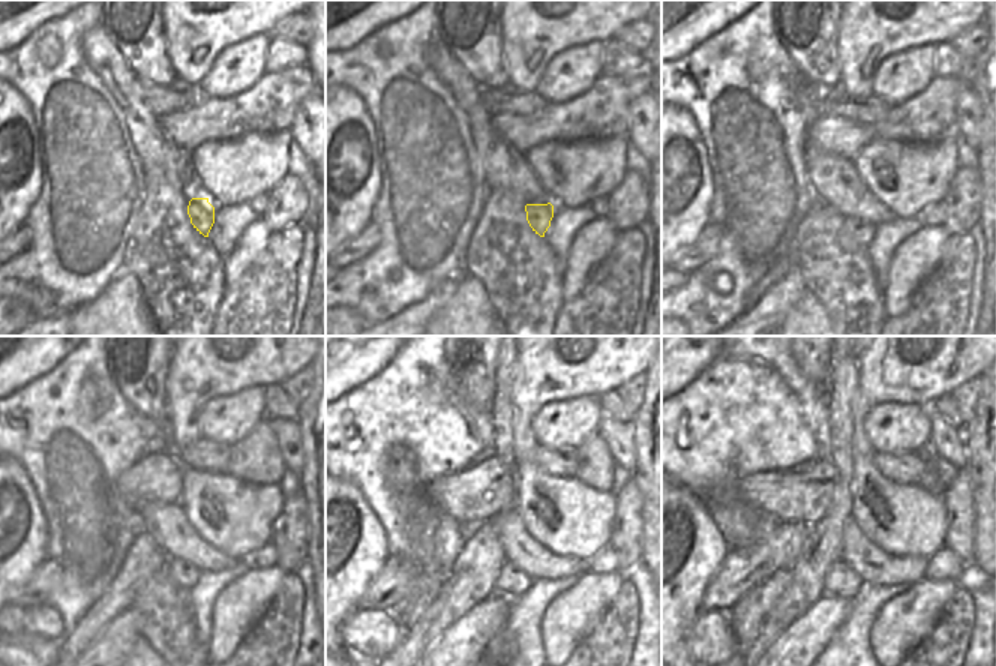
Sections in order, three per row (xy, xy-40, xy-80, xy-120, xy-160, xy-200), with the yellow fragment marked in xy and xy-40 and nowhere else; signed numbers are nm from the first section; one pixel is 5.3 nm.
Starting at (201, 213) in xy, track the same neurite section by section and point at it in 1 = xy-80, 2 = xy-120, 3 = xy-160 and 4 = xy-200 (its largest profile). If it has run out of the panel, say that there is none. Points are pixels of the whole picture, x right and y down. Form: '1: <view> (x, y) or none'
1: xy-80 (857, 234)
2: xy-120 (182, 573)
3: xy-160 (512, 582)
4: xy-200 (840, 581)

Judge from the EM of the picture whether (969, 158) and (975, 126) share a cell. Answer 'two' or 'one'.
two

